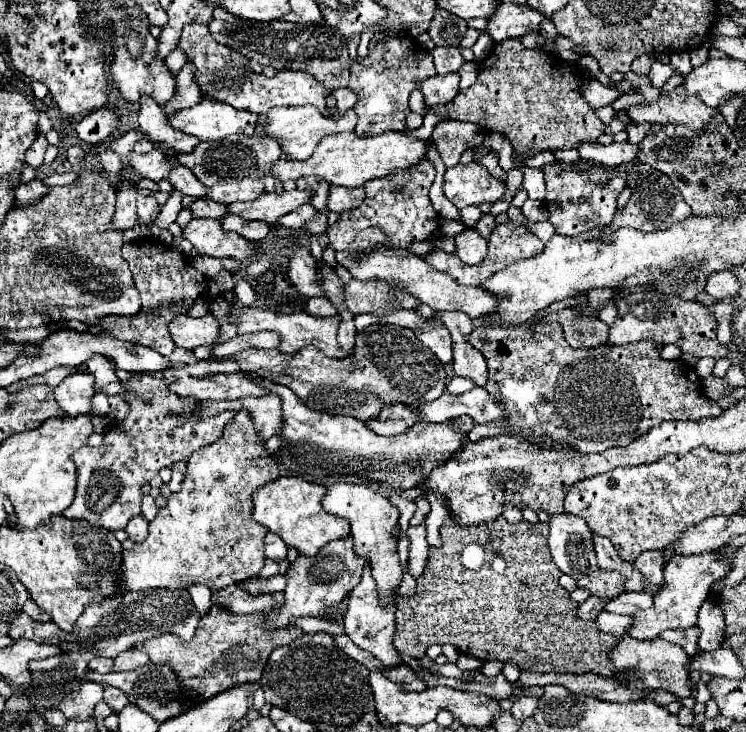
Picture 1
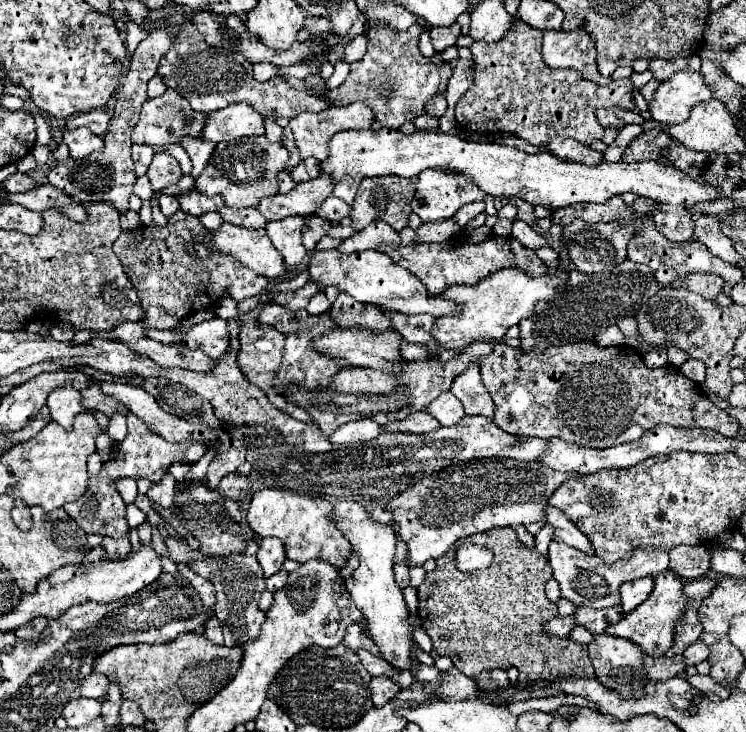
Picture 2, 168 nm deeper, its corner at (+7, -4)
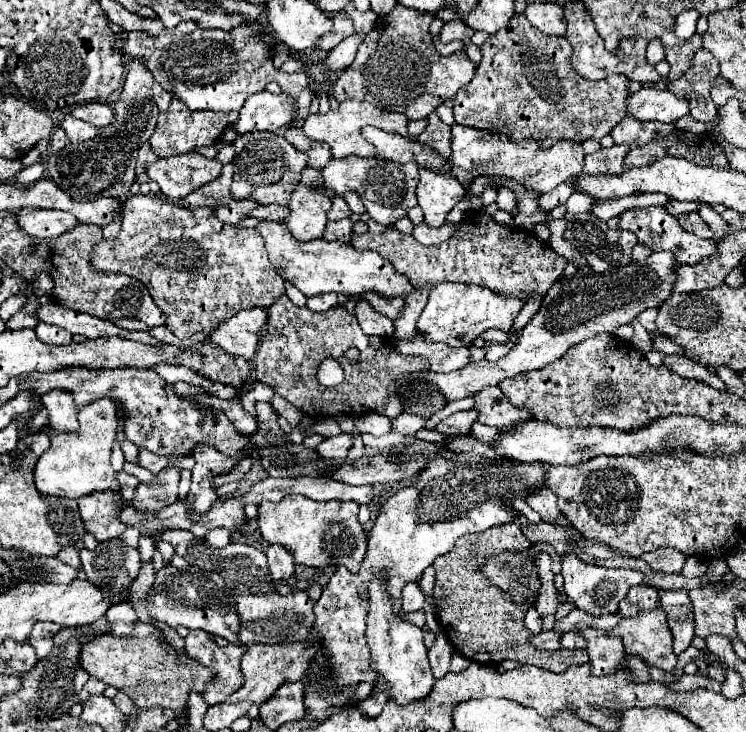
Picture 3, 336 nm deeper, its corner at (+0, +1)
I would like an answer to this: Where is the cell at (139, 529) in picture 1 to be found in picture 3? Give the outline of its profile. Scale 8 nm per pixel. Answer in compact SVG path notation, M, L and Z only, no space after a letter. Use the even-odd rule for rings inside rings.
M119 537L99 543L95 551L81 549L79 557L87 579L99 587L109 589L123 589L129 585L137 577L141 563L139 549L129 547Z

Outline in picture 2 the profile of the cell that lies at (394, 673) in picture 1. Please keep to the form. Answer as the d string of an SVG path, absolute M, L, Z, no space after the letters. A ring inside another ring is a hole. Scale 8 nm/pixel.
M374 676L372 682L370 682L374 688L372 688L372 700L374 700L374 706L380 708L384 706L388 700L392 700L400 688L394 680L390 680L388 676Z

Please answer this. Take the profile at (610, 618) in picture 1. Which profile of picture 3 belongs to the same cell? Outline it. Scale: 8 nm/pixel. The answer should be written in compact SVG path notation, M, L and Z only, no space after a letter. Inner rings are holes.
M567 631L561 637L561 647L563 649L585 649L587 641L585 641L585 637L579 631Z

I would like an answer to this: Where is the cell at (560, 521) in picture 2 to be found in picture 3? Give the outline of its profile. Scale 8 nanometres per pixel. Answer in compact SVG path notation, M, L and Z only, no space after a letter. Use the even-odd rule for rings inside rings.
M547 487L539 489L537 493L533 493L533 495L531 495L531 499L525 499L525 501L527 501L535 511L539 511L539 513L541 513L541 517L543 517L543 521L545 521L545 523L557 525L557 521L565 517L565 515L561 513L561 509L557 507L557 499L555 499L553 491L551 491L551 489L547 489Z

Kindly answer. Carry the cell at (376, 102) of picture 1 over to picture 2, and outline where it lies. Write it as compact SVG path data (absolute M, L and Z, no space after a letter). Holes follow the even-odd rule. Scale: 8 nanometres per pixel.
M378 24L376 28L368 28L368 50L360 62L350 64L348 78L326 96L334 106L364 102L376 114L374 128L400 128L406 120L412 122L420 114L424 114L426 102L430 102L436 94L446 92L448 80L452 76L452 66L432 64L430 58L422 56L418 50L418 38L422 34L420 24L412 24L412 28L404 32L392 32Z

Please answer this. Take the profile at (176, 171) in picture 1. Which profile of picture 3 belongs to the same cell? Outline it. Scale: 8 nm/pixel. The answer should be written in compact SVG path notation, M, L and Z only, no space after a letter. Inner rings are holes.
M233 199L227 205L217 205L213 207L213 213L229 225L237 225L241 219L245 219L249 215L251 209L255 209L257 203L253 203L251 199Z

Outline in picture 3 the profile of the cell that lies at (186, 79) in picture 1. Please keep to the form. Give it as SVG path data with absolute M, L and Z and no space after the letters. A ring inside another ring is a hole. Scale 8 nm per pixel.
M173 97L169 109L159 113L159 121L157 121L155 133L151 135L149 143L151 143L151 149L159 157L183 155L183 153L189 153L195 147L213 145L223 135L223 131L233 123L233 119L237 119L237 111L233 111L233 113L223 113L223 111L191 111L191 109L187 109L187 105L179 97Z

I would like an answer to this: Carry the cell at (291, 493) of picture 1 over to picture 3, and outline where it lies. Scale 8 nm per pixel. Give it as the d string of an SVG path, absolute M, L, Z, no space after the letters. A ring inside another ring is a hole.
M287 495L275 503L263 501L259 505L257 525L261 537L267 543L285 545L293 553L295 563L315 569L337 565L357 573L367 549L367 539L357 521L357 513L359 505L355 501L313 501L303 495Z

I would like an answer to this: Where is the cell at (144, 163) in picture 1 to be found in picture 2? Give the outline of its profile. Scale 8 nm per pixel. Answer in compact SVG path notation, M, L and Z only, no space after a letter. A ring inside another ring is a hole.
M156 152L146 176L150 178L154 194L160 194L166 186L176 184L184 174L182 174L178 162L168 152Z

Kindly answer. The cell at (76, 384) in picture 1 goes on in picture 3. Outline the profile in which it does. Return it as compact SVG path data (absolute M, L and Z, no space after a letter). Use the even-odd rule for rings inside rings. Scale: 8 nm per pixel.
M55 389L41 397L43 407L49 411L49 427L55 431L77 431L77 407L73 403L73 395Z

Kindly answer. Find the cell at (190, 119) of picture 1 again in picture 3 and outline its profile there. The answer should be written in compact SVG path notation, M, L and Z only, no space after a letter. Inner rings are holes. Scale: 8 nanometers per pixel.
M261 91L249 95L245 105L239 109L239 119L233 129L243 135L249 131L275 131L295 119L295 101L285 93L273 95Z

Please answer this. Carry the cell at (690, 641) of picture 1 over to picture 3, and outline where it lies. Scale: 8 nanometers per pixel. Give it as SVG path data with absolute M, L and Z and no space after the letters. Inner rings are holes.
M675 589L675 591L661 591L659 593L661 607L667 613L667 623L675 639L675 655L683 653L693 637L695 637L695 627L693 627L693 605L689 599L689 593L685 589Z

